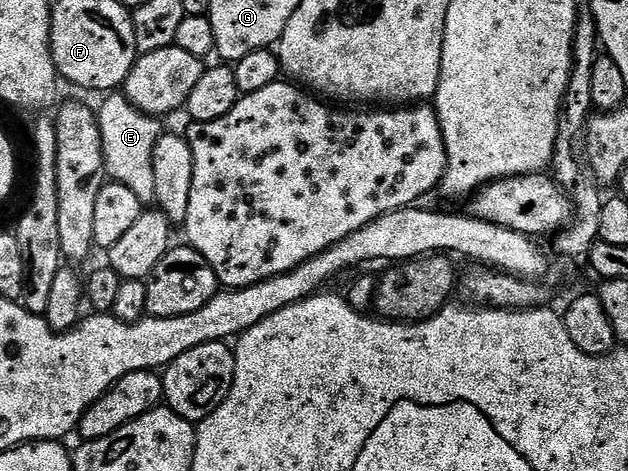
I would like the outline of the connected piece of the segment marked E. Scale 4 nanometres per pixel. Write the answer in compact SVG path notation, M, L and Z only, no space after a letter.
M122 94L109 95L105 100L108 101L98 108L100 137L104 151L104 172L112 175L109 177L115 183L130 186L130 190L138 194L138 198L144 205L155 205L152 155L162 135L161 121L155 116L147 116L145 112L138 111Z

